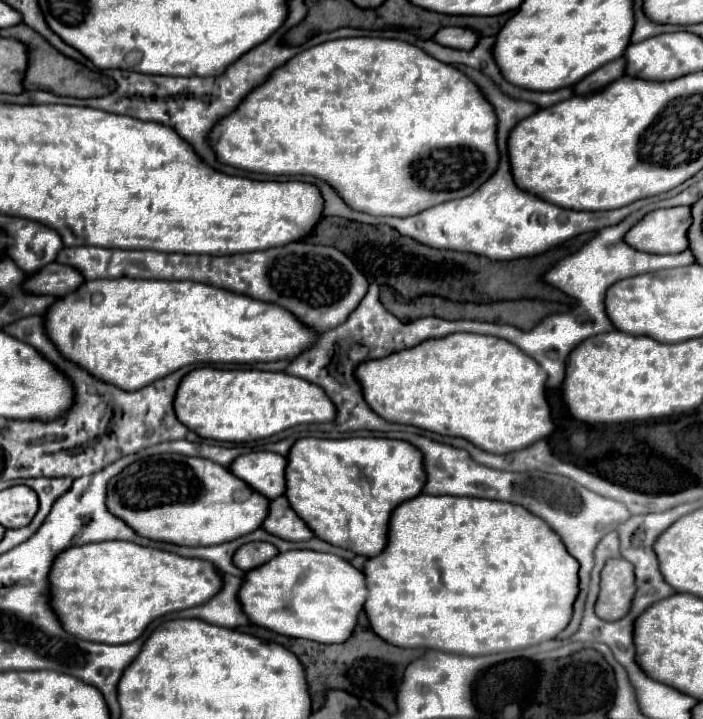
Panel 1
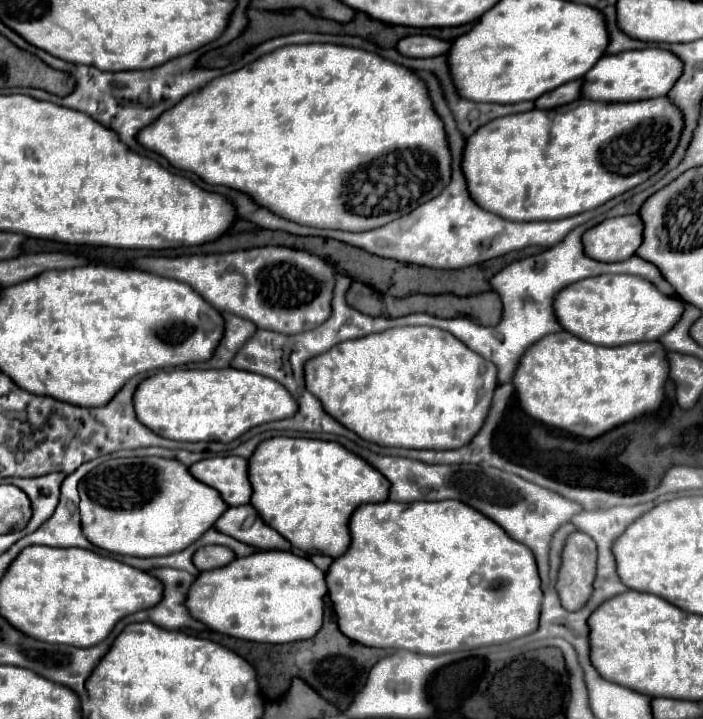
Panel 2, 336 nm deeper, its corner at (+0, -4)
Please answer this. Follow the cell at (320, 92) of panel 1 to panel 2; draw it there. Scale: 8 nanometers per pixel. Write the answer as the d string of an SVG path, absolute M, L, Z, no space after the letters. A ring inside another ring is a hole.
M315 43L315 45L285 45L283 49L275 49L253 63L249 67L241 67L233 73L219 75L217 79L209 81L205 87L197 89L195 93L189 93L183 97L183 101L177 103L177 107L171 107L163 115L159 115L153 123L143 127L137 133L137 141L159 155L163 155L173 167L183 171L193 171L209 185L223 185L235 191L241 191L249 195L259 207L269 209L271 213L305 225L305 227L317 227L317 229L341 229L341 231L369 231L375 227L381 227L383 223L391 223L393 219L399 219L407 213L411 213L421 203L427 203L427 199L433 199L447 187L451 181L451 155L447 149L445 129L437 113L433 111L431 99L427 95L427 89L423 81L407 67L395 65L375 53L343 47L343 45L331 45L331 43Z

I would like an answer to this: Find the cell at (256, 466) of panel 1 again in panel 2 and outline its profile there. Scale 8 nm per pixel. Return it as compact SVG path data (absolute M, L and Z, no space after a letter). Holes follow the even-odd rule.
M211 457L201 459L189 467L189 473L219 491L227 505L243 505L251 499L251 485L247 477L247 459L243 457Z

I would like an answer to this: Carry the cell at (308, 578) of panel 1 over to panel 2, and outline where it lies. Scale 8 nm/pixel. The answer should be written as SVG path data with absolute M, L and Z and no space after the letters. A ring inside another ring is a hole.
M257 551L227 567L203 571L187 591L189 615L207 629L255 643L291 643L313 637L323 623L325 573L309 559L283 551Z

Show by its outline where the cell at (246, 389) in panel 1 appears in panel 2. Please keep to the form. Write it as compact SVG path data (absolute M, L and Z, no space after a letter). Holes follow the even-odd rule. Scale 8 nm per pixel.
M173 369L143 379L133 393L133 407L137 421L165 439L229 443L251 427L291 417L295 399L273 379L251 371Z

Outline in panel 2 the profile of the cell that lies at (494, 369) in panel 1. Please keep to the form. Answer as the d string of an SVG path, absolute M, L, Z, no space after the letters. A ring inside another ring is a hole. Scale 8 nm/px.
M395 327L343 341L331 351L305 363L305 389L313 393L329 415L361 439L381 447L457 449L483 427L483 415L497 387L495 365L437 327Z

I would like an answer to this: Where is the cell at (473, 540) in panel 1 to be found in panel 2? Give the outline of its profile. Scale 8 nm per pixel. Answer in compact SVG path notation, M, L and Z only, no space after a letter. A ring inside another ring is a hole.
M383 501L383 503L367 503L359 505L357 511L353 511L349 519L349 531L351 531L351 545L347 553L333 559L331 567L325 573L327 579L327 593L333 601L333 609L337 611L337 623L343 635L349 639L369 645L369 647L383 647L383 649L407 649L413 653L425 653L425 655L441 655L451 651L467 651L487 645L501 645L511 639L529 635L537 627L539 617L539 603L543 599L541 587L539 587L539 575L535 567L535 557L523 543L511 539L497 523L487 519L485 515L477 513L473 507L461 503L461 501L413 501L413 503L395 503L395 501Z

